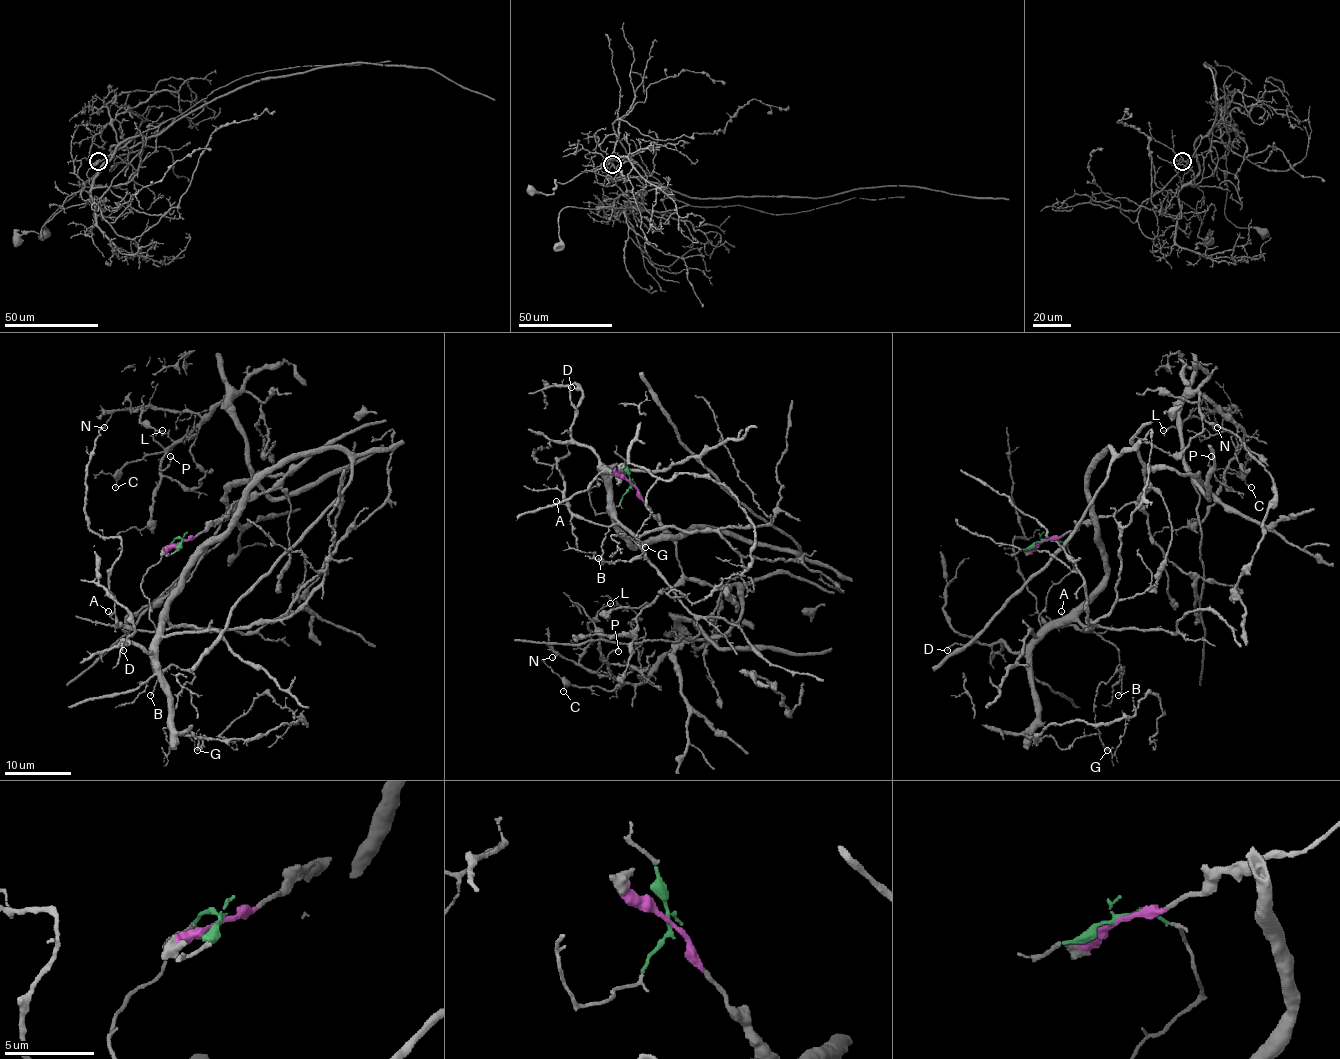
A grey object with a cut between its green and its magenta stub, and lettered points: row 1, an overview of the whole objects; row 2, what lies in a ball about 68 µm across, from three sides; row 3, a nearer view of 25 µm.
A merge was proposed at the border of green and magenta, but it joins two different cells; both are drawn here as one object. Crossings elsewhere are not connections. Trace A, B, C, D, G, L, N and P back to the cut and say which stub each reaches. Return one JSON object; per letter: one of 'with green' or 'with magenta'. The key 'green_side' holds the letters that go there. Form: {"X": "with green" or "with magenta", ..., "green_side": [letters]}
{"A": "with green", "B": "with green", "C": "with magenta", "D": "with green", "G": "with green", "L": "with magenta", "N": "with magenta", "P": "with magenta", "green_side": ["A", "B", "D", "G"]}

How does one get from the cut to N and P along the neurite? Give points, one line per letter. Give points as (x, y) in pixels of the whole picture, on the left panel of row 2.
N: (182, 541), (293, 468), (288, 474), (251, 471), (231, 392), (204, 416), (119, 409), (104, 427)
P: (182, 541), (293, 468), (288, 474), (251, 471), (231, 392), (171, 456)

